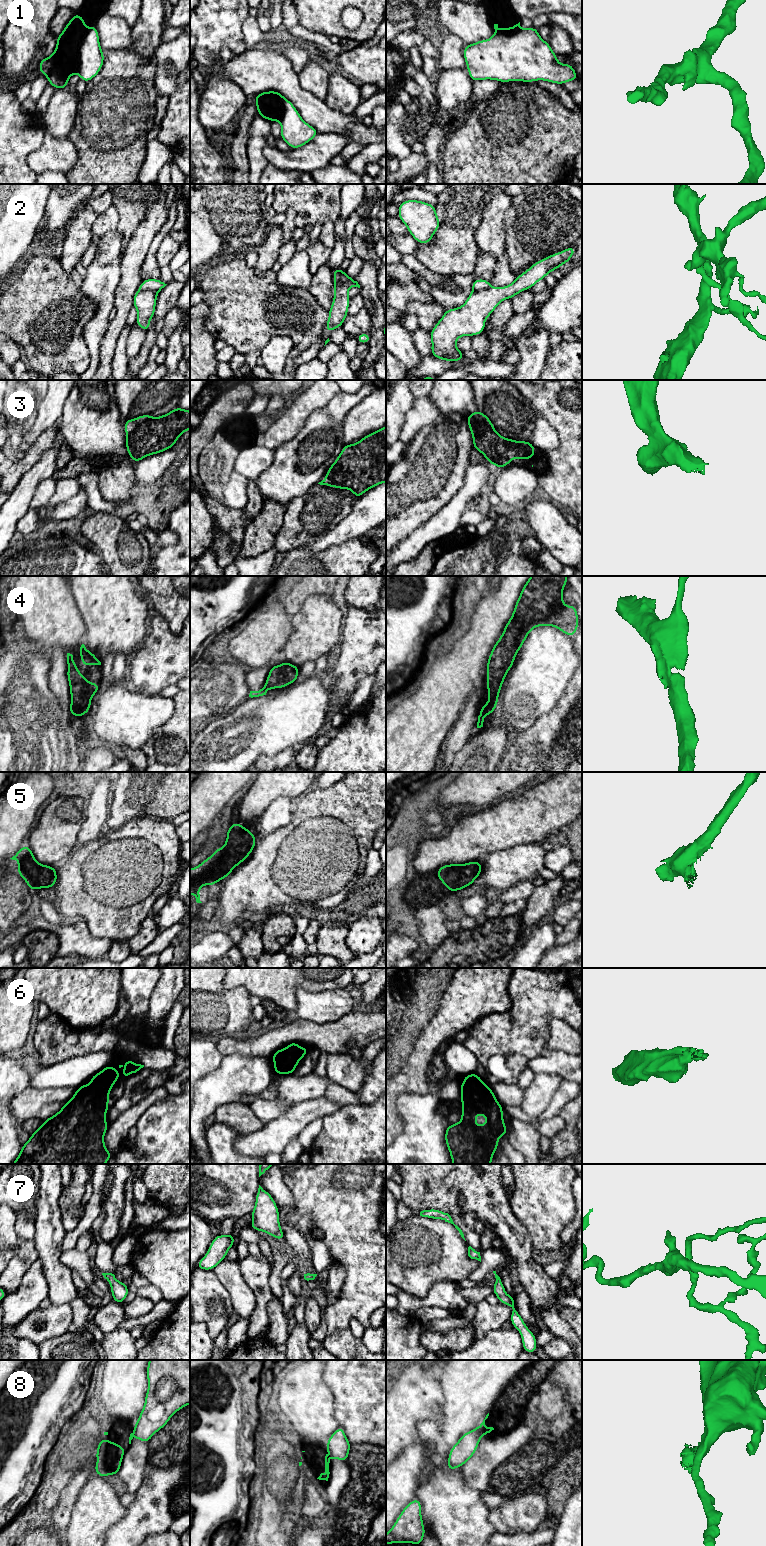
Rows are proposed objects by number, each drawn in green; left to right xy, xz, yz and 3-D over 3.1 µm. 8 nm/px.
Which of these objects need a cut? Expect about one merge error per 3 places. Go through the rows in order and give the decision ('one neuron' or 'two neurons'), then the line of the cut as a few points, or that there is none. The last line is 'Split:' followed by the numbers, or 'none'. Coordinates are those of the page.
1: two neurons; cut in xy along (94, 25), (89, 30), (79, 50), (78, 73)
2: two neurons; cut in xy along (139, 289), (152, 290), (156, 293)
3: one neuron; no cut
4: one neuron; no cut
5: one neuron; no cut
6: one neuron; no cut
7: one neuron; no cut
8: two neurons; cut in yz along (487, 1428), (484, 1434)
Split: 1, 2, 8

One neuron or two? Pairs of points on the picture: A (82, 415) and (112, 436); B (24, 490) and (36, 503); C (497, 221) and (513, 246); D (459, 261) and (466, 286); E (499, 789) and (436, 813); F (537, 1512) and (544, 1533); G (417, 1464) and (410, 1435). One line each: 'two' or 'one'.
A: one
B: two
C: two
D: two
E: one
F: two
G: two

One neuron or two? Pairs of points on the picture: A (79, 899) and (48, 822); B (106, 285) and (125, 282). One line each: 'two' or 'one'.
A: two
B: two

